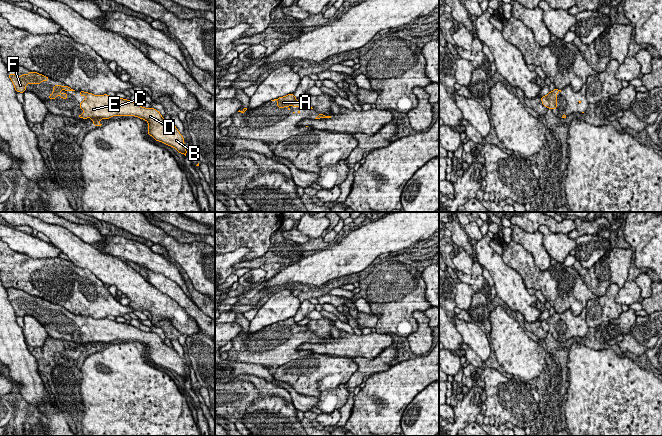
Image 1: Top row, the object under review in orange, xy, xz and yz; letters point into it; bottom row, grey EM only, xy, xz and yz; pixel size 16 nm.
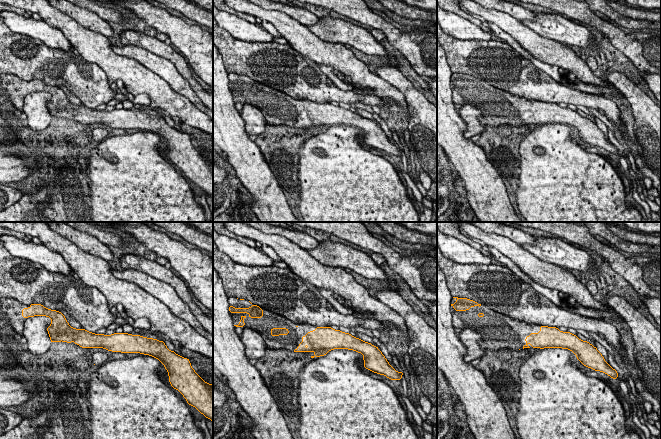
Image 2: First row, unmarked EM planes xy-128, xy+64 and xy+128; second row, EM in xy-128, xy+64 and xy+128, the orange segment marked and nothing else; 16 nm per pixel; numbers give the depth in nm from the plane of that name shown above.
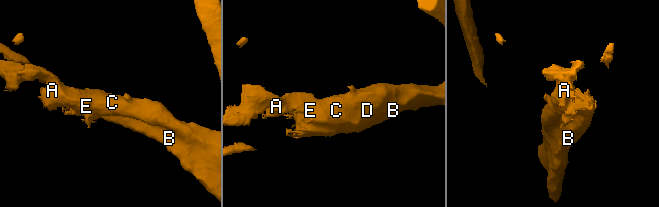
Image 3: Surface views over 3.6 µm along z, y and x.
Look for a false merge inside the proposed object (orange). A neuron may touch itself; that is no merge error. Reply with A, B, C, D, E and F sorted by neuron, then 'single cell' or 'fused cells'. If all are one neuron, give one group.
A B C D E F; single cell

